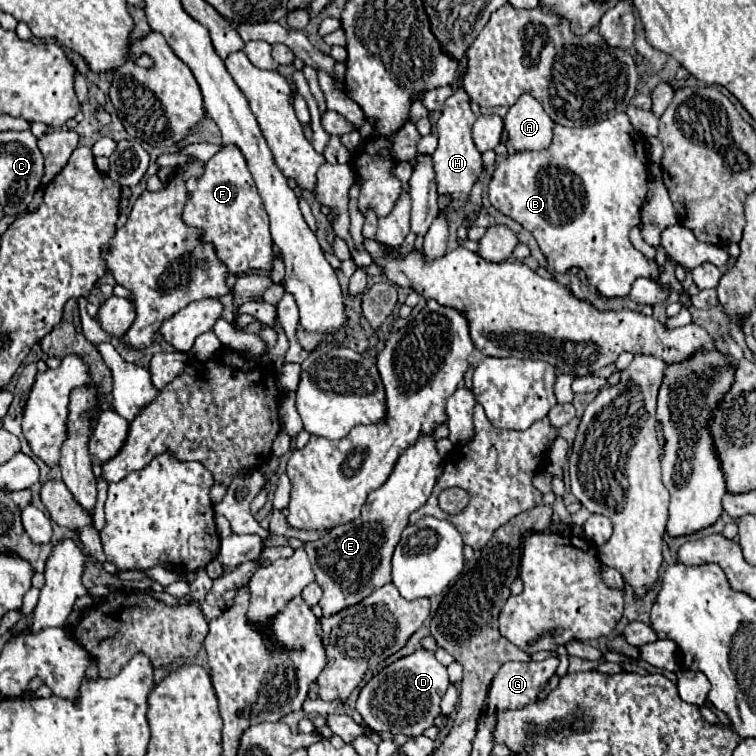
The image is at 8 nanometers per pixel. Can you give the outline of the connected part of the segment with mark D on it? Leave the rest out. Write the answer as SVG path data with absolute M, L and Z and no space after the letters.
M417 649L415 653L393 661L389 667L373 675L373 679L367 681L367 685L361 689L355 707L373 731L417 737L433 725L435 717L441 715L439 703L447 685L447 669L435 659L435 653L427 649Z

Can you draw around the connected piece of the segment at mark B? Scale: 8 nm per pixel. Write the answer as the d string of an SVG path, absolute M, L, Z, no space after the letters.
M619 113L593 127L569 129L555 125L553 141L541 151L521 151L503 159L489 183L489 201L503 215L521 223L537 239L549 267L557 273L565 273L571 267L579 267L587 273L589 283L605 297L627 297L631 283L637 277L659 277L657 261L647 259L629 241L629 231L639 223L641 205L649 191L647 177L647 153L645 143L629 123L627 113Z

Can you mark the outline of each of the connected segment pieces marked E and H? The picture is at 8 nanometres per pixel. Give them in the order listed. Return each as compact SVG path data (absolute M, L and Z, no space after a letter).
M427 435L409 447L399 457L389 479L369 493L357 519L331 529L325 537L321 537L321 541L303 543L315 571L315 583L323 589L319 605L325 617L357 605L371 591L391 581L391 555L399 543L401 531L407 527L409 515L425 505L439 475L441 457L435 449L435 439Z
M459 87L447 101L445 107L441 109L441 117L437 121L437 135L439 135L439 147L433 153L433 165L437 173L437 191L439 193L449 193L453 195L451 207L461 209L465 201L469 199L471 187L477 181L477 177L483 171L481 165L481 153L477 151L473 137L471 137L471 127L475 123L475 113L471 111L471 99L463 87Z

